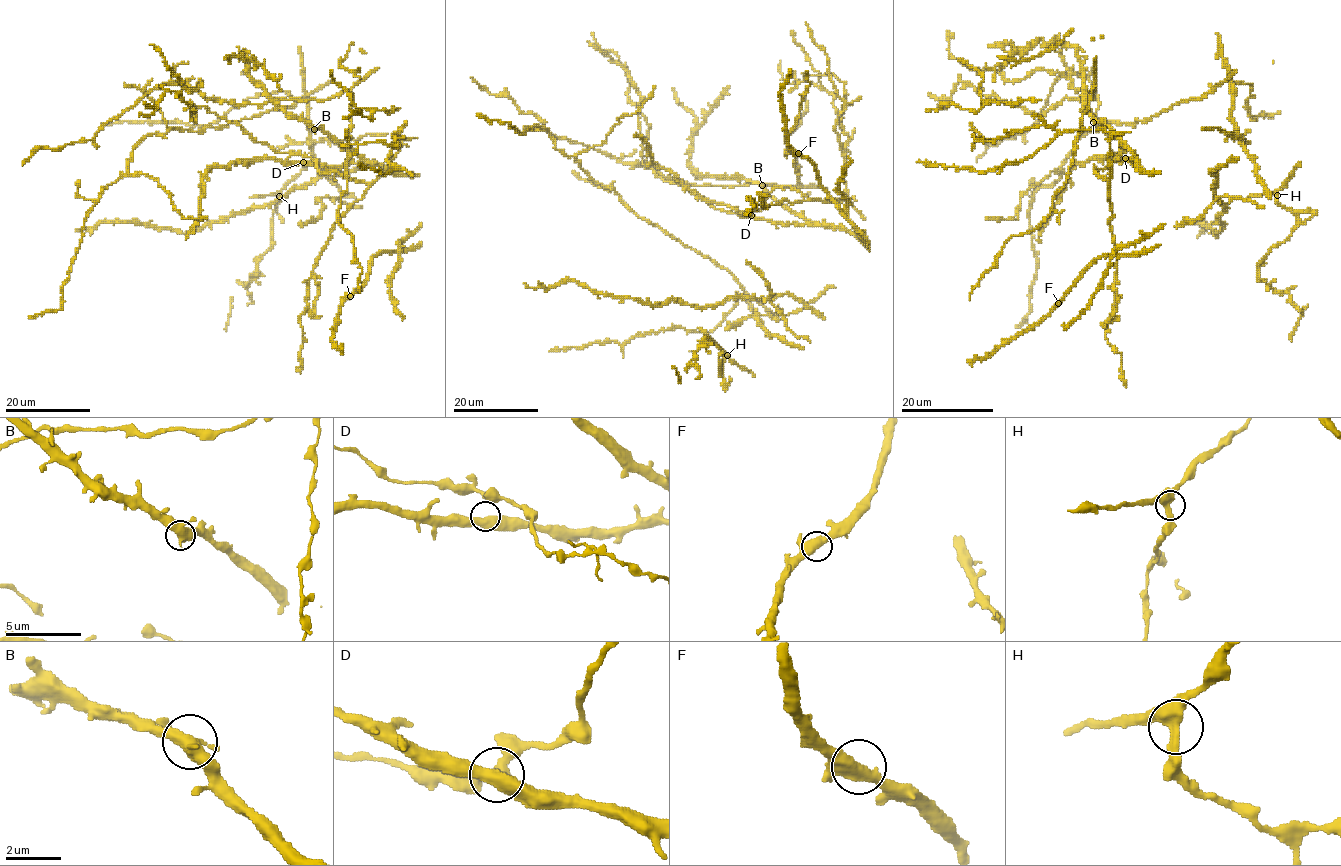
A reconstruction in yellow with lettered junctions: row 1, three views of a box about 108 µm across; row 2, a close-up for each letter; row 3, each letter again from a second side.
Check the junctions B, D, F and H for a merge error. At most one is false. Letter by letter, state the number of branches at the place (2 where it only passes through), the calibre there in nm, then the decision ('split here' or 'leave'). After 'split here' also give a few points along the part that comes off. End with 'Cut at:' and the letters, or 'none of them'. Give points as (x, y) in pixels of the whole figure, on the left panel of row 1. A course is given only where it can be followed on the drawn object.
B: 3 branches meet; 420 nm thick; leave
D: 3 branches meet; 400 nm thick; leave
F: 3 branches meet; 440 nm thick; leave
H: 3 branches meet; 400 nm thick; leave
Cut at: none of them

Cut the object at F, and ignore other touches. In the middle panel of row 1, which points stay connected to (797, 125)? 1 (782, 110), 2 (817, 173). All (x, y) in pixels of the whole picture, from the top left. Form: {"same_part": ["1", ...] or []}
{"same_part": []}

